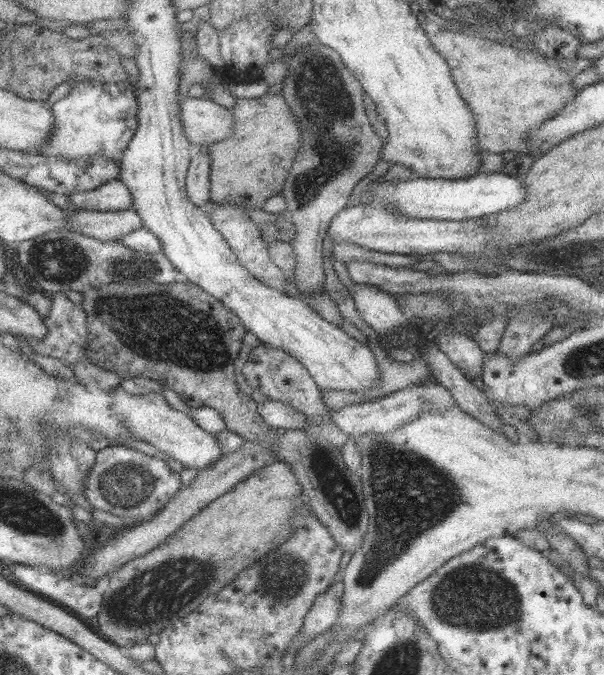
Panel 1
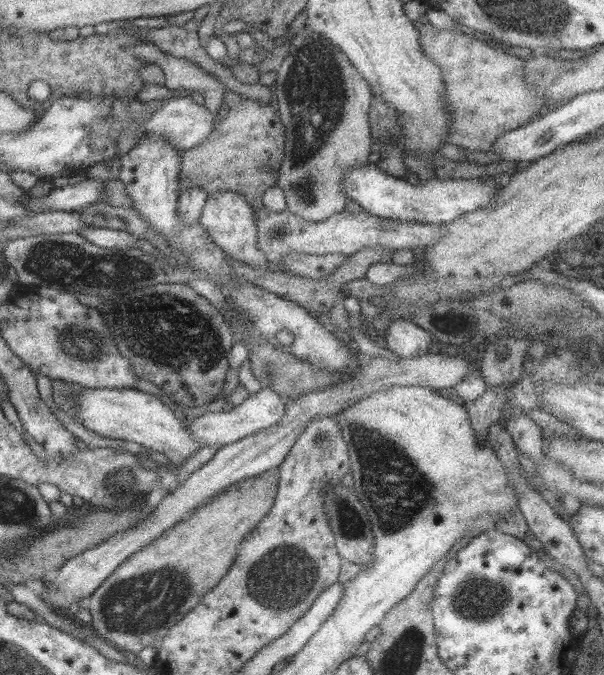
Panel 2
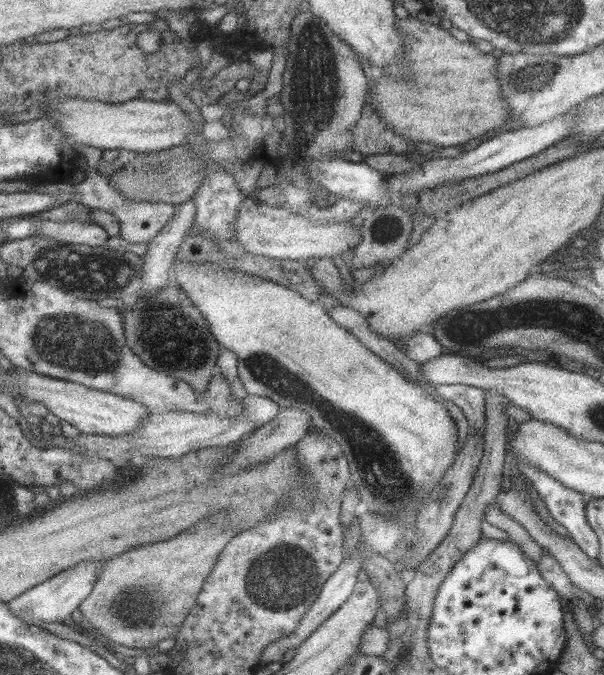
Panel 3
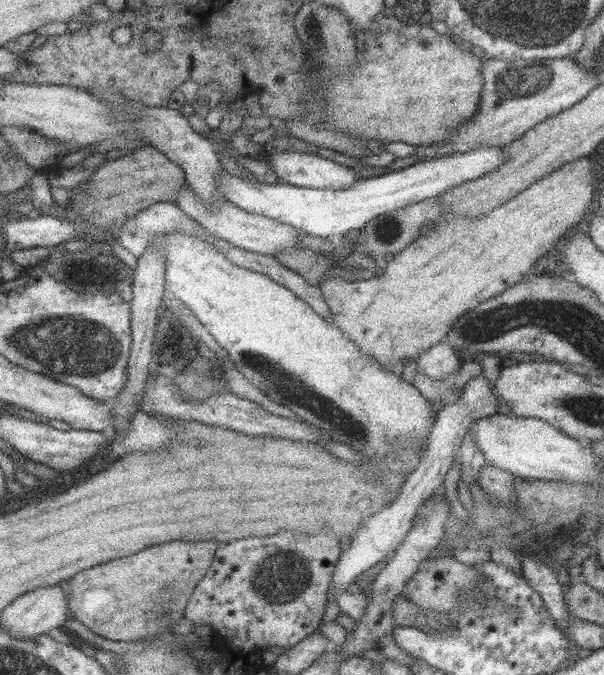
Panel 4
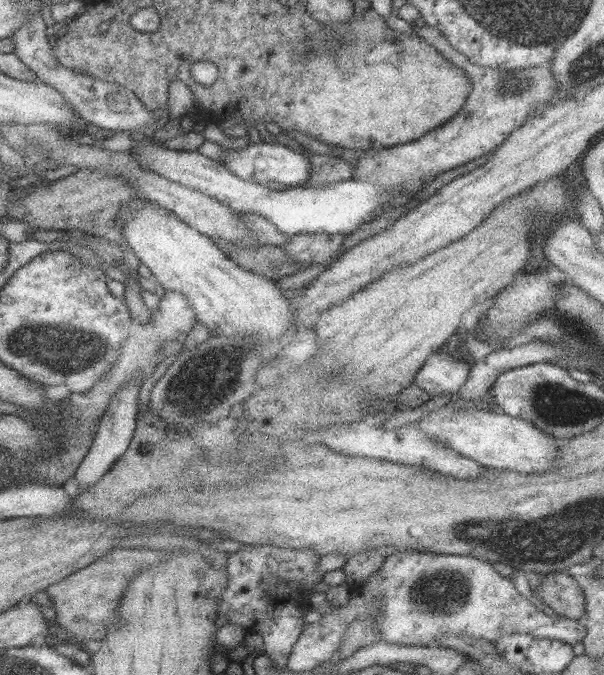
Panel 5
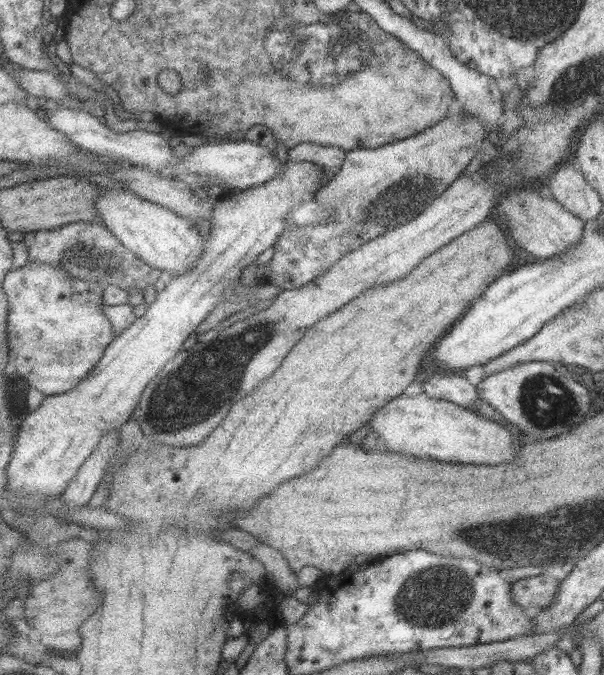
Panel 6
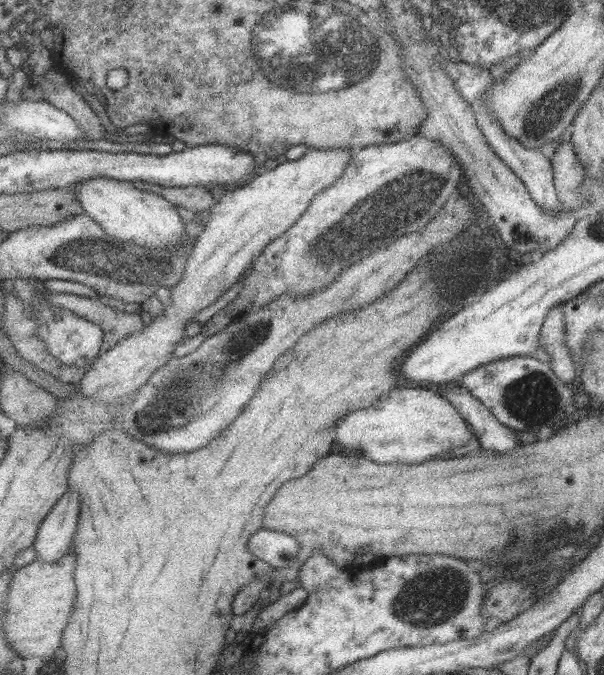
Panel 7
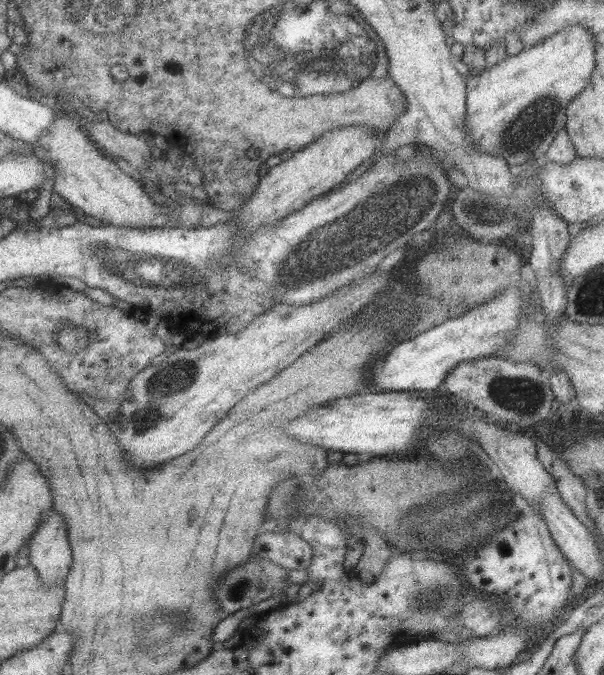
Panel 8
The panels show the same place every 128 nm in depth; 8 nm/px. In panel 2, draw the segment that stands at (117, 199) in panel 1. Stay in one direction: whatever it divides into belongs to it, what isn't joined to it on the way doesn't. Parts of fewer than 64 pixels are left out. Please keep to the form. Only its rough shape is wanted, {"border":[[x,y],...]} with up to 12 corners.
{"border":[[83,179],[31,197],[26,210],[67,212],[104,195],[103,180]]}

